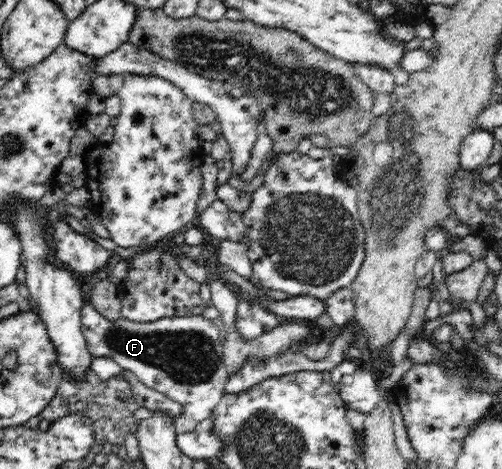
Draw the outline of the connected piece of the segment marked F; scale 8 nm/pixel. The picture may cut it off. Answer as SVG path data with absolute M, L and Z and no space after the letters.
M91 304L81 312L82 332L93 357L113 358L141 383L181 404L181 413L173 418L176 434L193 433L195 427L221 401L229 377L223 361L219 327L202 315L164 317L154 322L137 323L123 317L107 320Z

